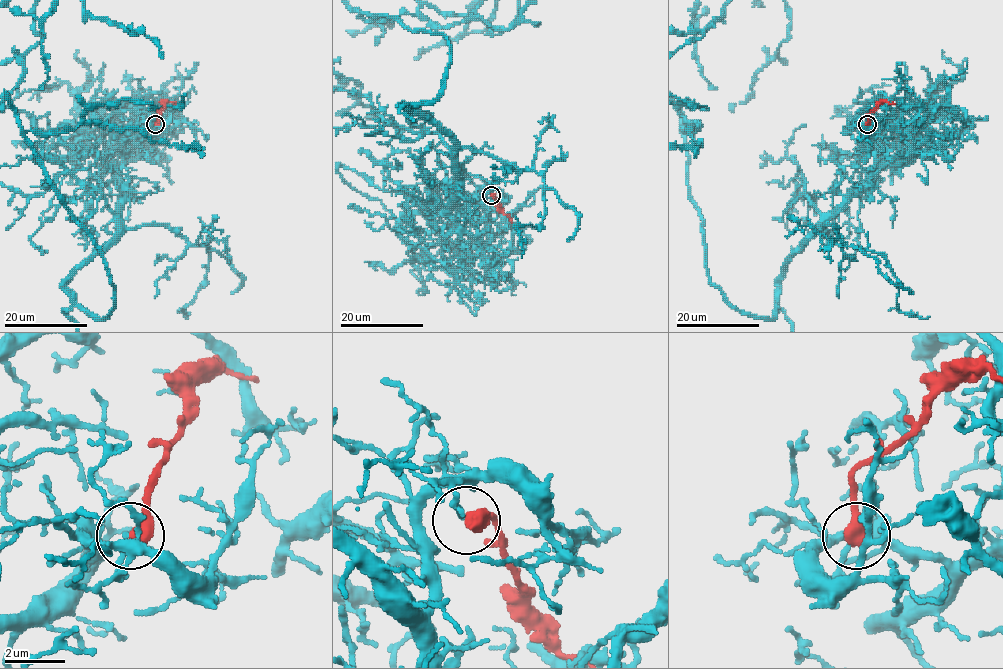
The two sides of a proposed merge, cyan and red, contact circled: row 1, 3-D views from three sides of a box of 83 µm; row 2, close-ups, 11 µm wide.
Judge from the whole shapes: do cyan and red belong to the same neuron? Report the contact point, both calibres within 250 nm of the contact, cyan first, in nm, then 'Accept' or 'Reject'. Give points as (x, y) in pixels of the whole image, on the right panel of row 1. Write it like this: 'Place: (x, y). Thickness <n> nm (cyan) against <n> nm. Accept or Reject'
Place: (867, 124). Thickness 140 nm (cyan) against 550 nm. Reject

